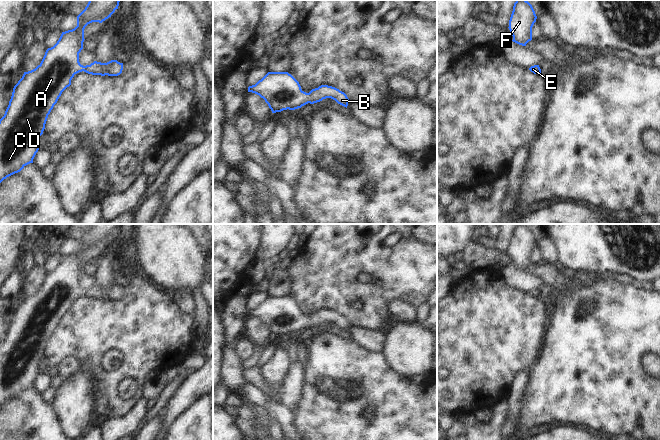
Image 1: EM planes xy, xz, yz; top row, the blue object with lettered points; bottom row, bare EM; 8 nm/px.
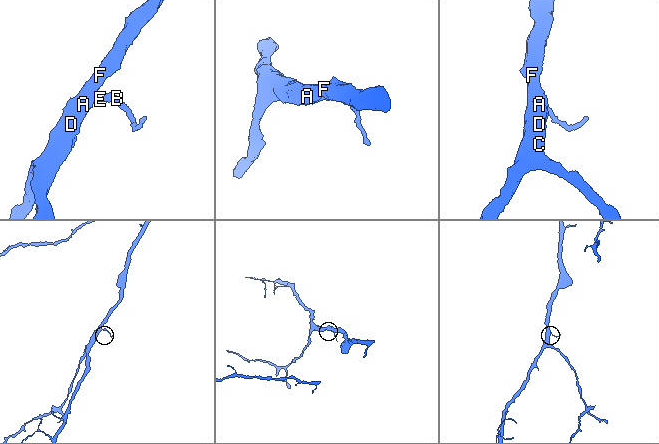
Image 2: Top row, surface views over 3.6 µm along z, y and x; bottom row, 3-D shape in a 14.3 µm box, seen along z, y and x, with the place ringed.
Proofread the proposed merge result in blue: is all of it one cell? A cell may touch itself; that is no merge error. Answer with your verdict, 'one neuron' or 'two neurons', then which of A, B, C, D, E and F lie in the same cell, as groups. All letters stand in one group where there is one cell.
one neuron; groups A B C D E F

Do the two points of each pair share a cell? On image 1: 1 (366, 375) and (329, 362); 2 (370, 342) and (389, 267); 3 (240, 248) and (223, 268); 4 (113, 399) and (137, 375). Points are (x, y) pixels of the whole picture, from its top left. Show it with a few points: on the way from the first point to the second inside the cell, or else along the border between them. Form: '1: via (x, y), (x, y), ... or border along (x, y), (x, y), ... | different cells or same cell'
1: via (357, 375), (342, 375), (338, 371) | same cell
2: border along (350, 325), (381, 331) | different cells
3: via (235, 253), (226, 263) | same cell
4: via (112, 389), (112, 384), (122, 374), (127, 374) | same cell

